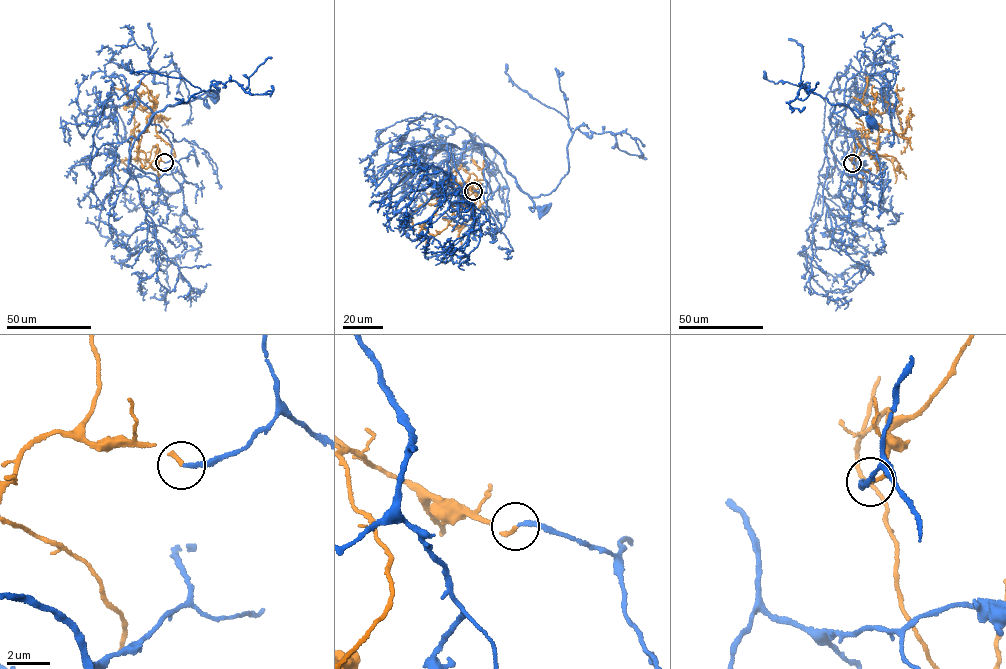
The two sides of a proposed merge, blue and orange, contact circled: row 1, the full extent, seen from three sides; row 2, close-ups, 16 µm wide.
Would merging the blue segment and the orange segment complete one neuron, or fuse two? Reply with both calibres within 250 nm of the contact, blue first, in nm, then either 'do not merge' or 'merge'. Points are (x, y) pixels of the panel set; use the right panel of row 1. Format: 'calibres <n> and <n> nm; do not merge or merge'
calibres 170 and 180 nm; merge

